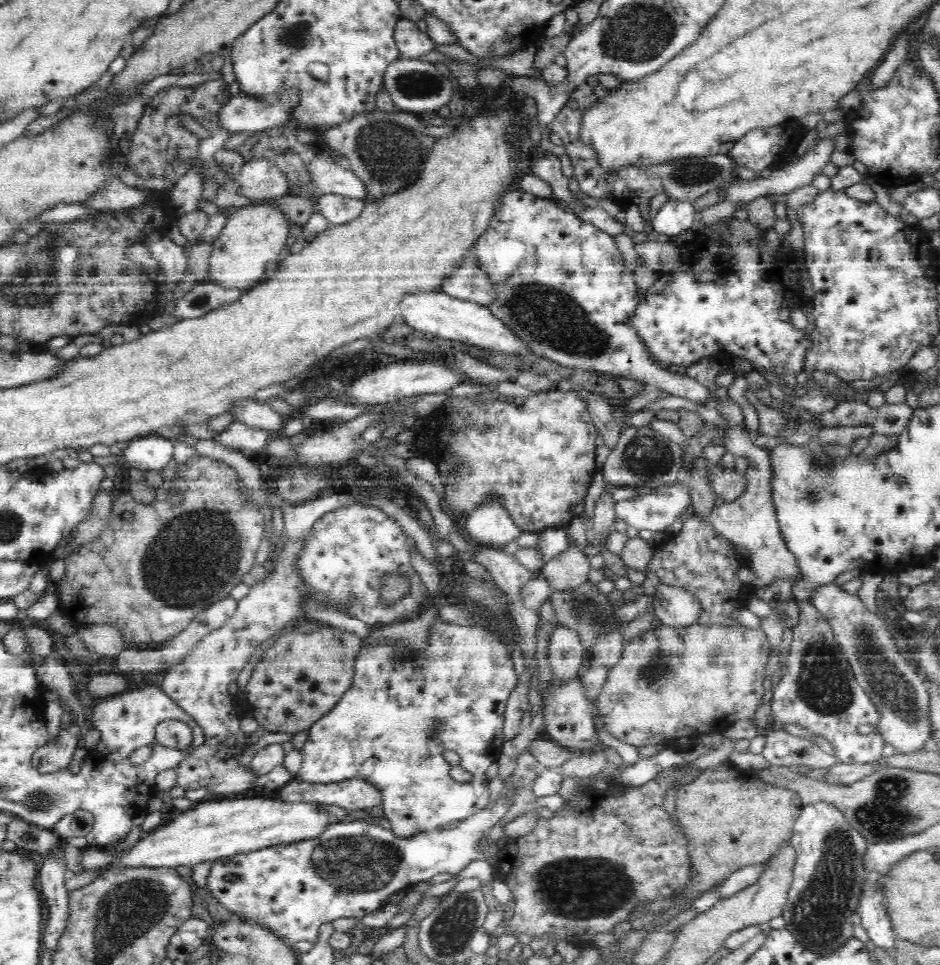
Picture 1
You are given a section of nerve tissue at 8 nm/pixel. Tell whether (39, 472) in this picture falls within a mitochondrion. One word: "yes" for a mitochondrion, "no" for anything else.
no

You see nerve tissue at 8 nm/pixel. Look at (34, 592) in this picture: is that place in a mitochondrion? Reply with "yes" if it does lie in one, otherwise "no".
no

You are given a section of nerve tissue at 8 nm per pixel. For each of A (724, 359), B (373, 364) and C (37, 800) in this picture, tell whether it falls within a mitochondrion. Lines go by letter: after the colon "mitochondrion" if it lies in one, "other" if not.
A: other
B: other
C: mitochondrion

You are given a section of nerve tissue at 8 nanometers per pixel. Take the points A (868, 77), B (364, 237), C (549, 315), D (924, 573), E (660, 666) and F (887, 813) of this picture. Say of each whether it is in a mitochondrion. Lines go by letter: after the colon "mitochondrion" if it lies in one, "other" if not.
A: other
B: other
C: mitochondrion
D: other
E: mitochondrion
F: mitochondrion

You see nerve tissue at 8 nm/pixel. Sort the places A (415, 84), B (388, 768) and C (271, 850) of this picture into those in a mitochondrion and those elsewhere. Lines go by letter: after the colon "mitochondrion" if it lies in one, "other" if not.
A: mitochondrion
B: other
C: other

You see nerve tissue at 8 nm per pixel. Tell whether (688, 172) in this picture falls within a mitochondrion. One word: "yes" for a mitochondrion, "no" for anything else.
yes

